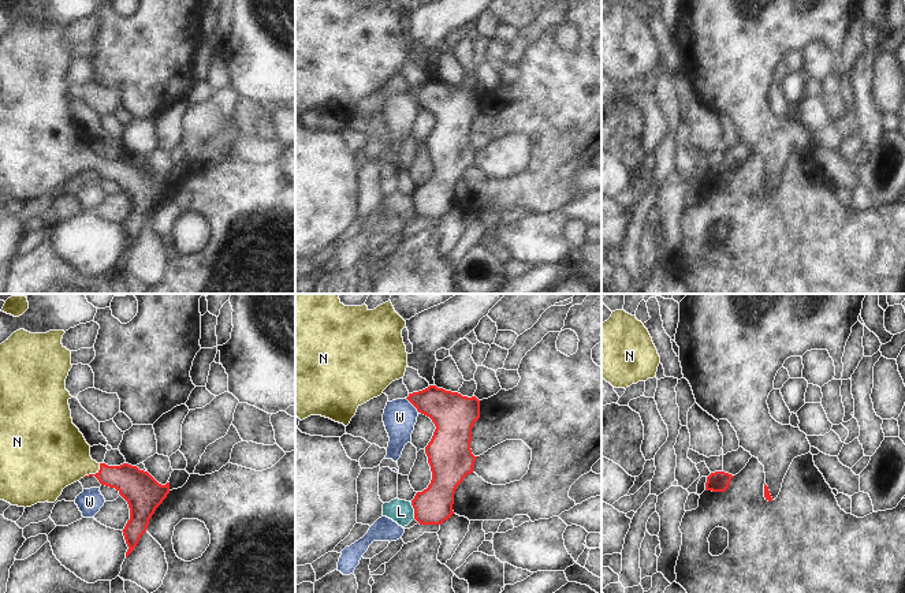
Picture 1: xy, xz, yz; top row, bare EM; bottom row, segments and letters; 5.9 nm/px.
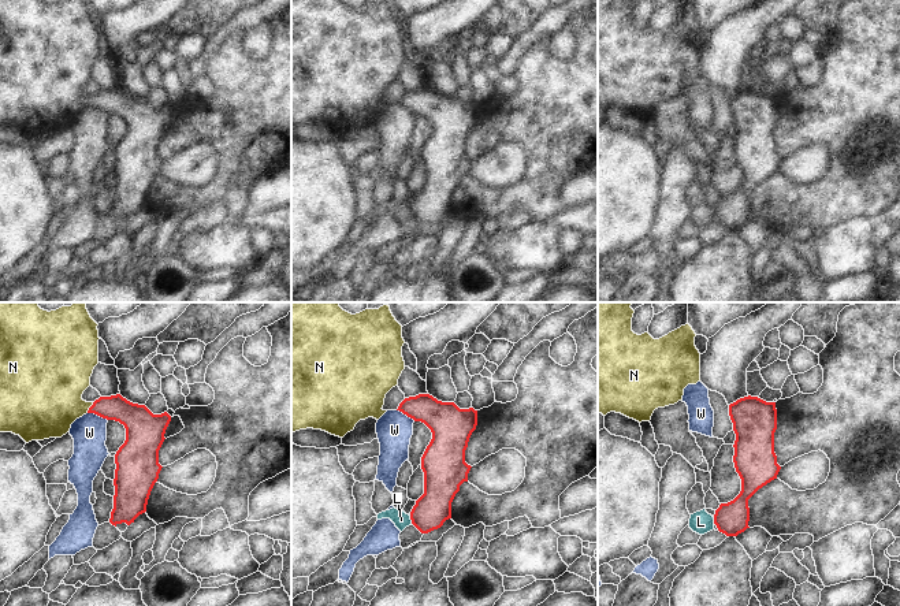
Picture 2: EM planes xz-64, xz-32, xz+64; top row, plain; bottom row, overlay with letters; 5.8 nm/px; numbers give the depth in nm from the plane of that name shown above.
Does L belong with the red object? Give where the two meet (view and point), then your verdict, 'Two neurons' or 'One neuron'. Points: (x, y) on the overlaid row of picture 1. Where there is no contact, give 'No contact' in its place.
Touches red at xz (414, 511). Two neurons.

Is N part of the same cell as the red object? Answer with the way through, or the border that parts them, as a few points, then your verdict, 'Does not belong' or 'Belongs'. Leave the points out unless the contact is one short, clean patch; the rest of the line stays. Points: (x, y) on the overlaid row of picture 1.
Path across: xy (134, 485), (122, 477), (93, 474), (56, 454). Belongs.

